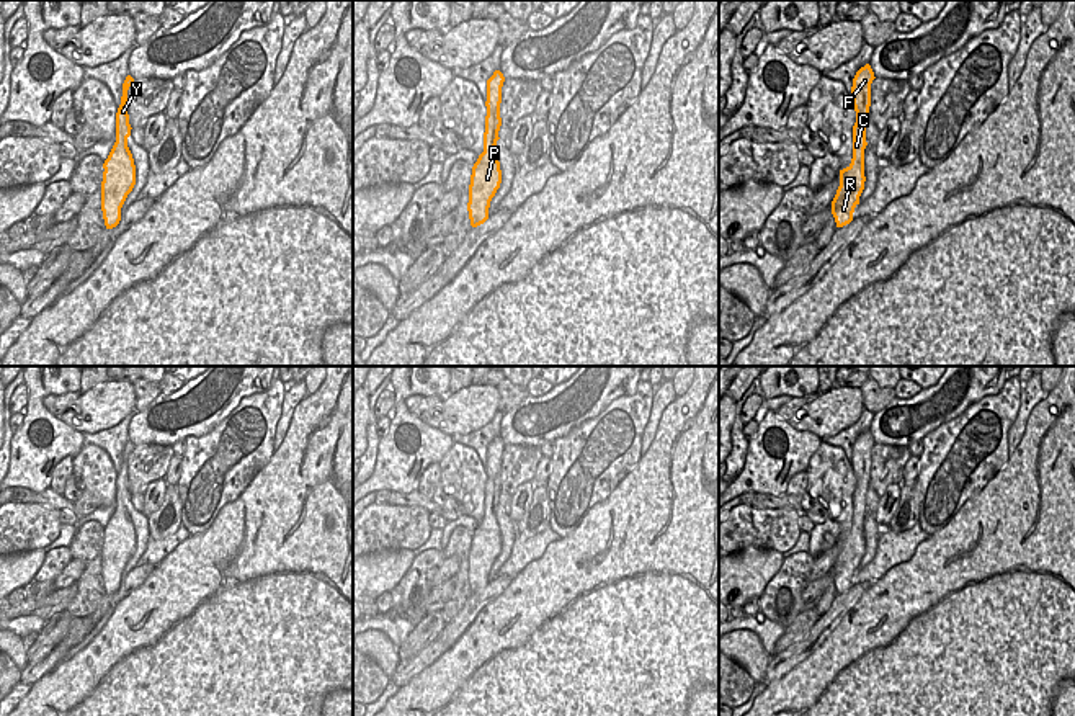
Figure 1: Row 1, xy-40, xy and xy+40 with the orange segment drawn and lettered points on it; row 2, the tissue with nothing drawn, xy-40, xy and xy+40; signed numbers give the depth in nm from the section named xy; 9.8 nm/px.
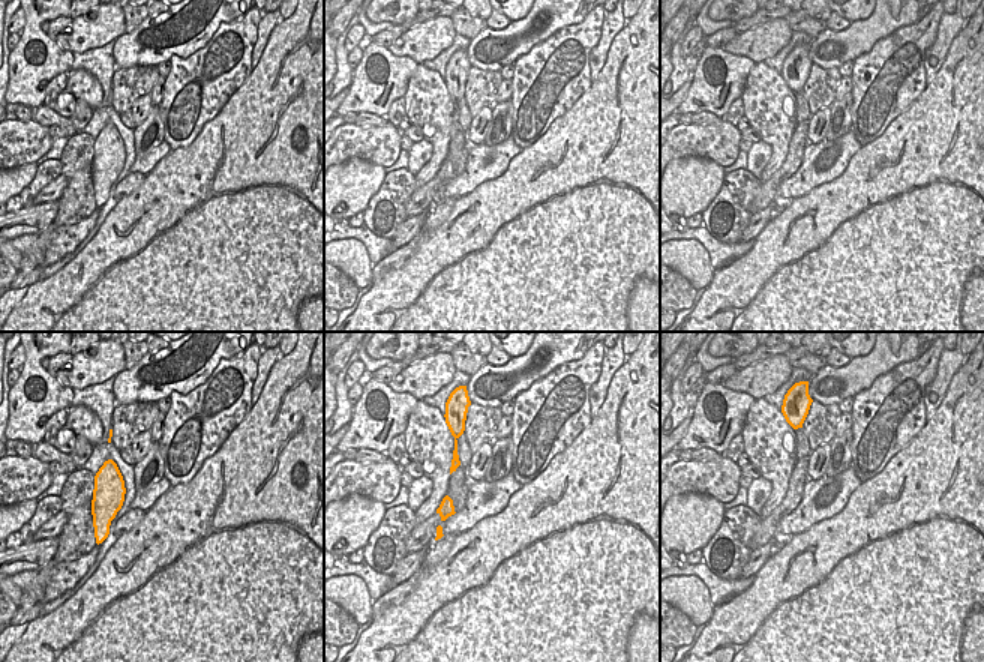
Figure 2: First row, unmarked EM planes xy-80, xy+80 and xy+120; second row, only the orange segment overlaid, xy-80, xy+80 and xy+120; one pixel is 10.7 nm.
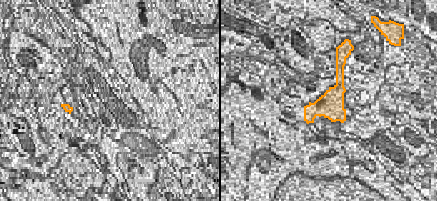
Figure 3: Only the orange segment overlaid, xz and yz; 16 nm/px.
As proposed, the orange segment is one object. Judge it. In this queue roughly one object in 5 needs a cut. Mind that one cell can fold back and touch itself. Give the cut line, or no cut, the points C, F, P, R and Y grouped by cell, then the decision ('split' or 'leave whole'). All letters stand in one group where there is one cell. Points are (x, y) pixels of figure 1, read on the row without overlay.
no cut | C F P R Y | leave whole

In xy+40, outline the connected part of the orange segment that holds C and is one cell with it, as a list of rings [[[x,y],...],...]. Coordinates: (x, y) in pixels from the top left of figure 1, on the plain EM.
[[[869,430],[861,433],[853,445],[851,466],[856,477],[856,489],[853,492],[853,525],[846,535],[840,536],[840,553],[832,567],[832,580],[836,593],[843,593],[853,587],[854,574],[859,571],[859,562],[864,556],[866,492],[869,487],[871,450],[874,445]]]

